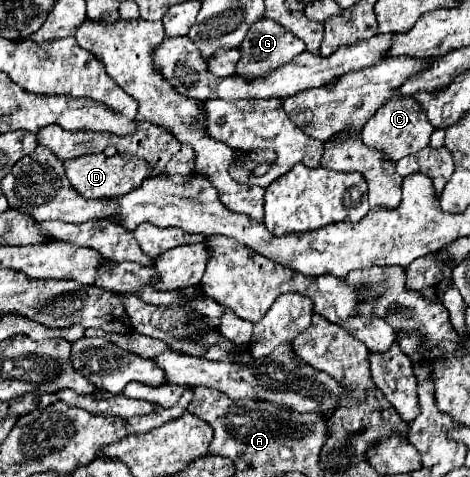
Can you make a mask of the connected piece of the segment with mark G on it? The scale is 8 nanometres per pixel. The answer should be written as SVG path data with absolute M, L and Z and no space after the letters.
M261 19L241 43L237 75L263 77L305 51L305 43L271 19Z

